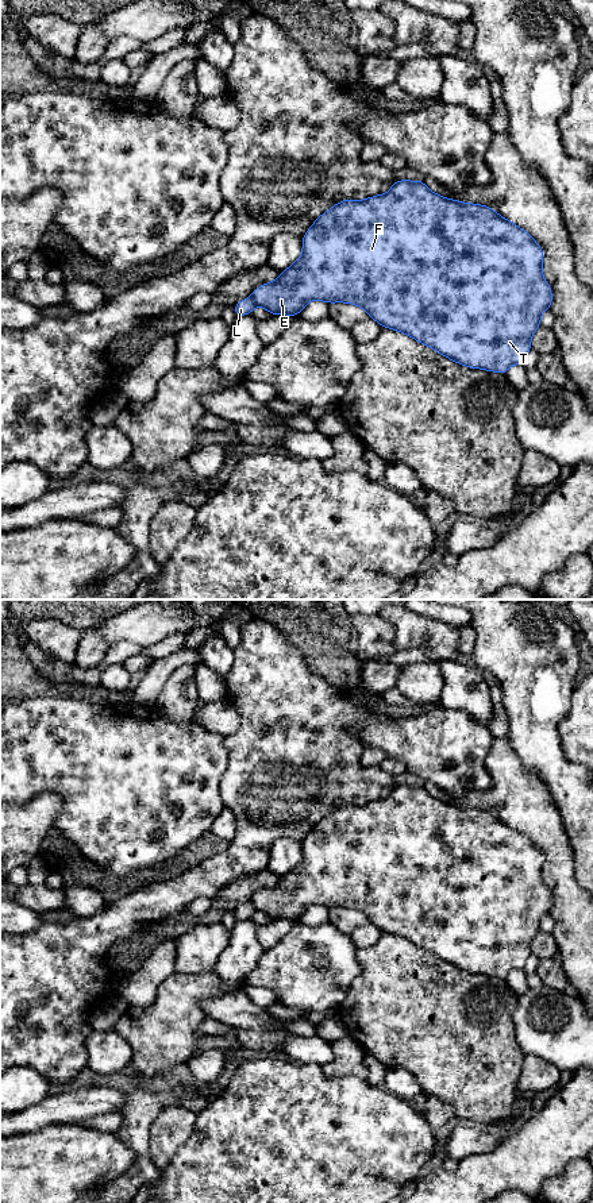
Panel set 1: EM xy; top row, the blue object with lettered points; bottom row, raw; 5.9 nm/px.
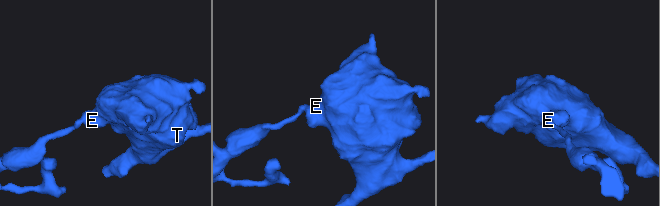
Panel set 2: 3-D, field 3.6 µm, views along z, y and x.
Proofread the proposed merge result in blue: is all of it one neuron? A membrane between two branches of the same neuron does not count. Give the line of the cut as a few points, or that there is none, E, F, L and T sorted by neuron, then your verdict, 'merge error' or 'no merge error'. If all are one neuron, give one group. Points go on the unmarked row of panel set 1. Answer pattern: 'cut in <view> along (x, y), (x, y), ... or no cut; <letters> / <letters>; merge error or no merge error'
cut in xy along (250, 902), (255, 909); E F T / L; merge error

